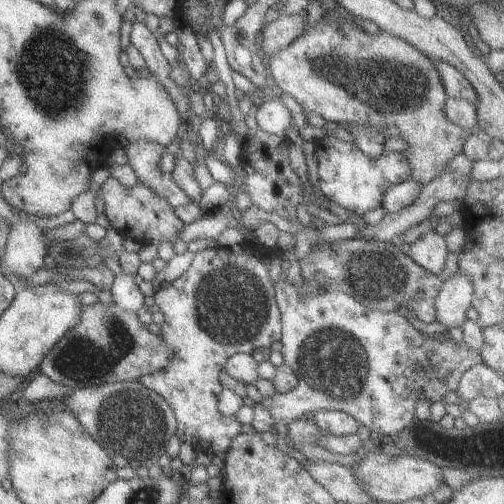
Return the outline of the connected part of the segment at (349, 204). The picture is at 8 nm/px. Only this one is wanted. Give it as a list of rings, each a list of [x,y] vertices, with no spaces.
[[[327,135],[316,141],[314,150],[317,156],[317,192],[357,215],[379,207],[382,193],[389,186],[409,179],[410,169],[401,153],[383,151],[377,159],[369,159],[354,144]]]

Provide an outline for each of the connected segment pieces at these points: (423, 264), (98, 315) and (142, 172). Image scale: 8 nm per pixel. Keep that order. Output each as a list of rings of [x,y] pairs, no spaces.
[[[431,231],[410,244],[406,256],[426,272],[440,278],[448,252],[444,238]]]
[[[97,302],[89,306],[80,306],[77,324],[63,334],[63,337],[47,352],[38,365],[38,374],[45,375],[54,383],[67,388],[81,389],[89,385],[102,386],[120,381],[139,381],[143,376],[165,367],[169,357],[160,337],[150,334],[135,313],[120,310],[113,302],[105,306]]]
[[[135,140],[129,142],[123,152],[126,156],[127,164],[131,166],[135,178],[139,184],[147,186],[153,194],[157,194],[167,205],[173,208],[191,203],[186,197],[185,192],[173,183],[169,174],[163,174],[159,170],[159,158],[165,148],[155,142],[147,140]]]

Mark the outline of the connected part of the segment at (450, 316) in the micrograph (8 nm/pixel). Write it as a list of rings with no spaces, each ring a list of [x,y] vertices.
[[[458,271],[440,280],[440,290],[434,301],[436,321],[445,325],[447,330],[460,327],[473,299],[471,280]]]

